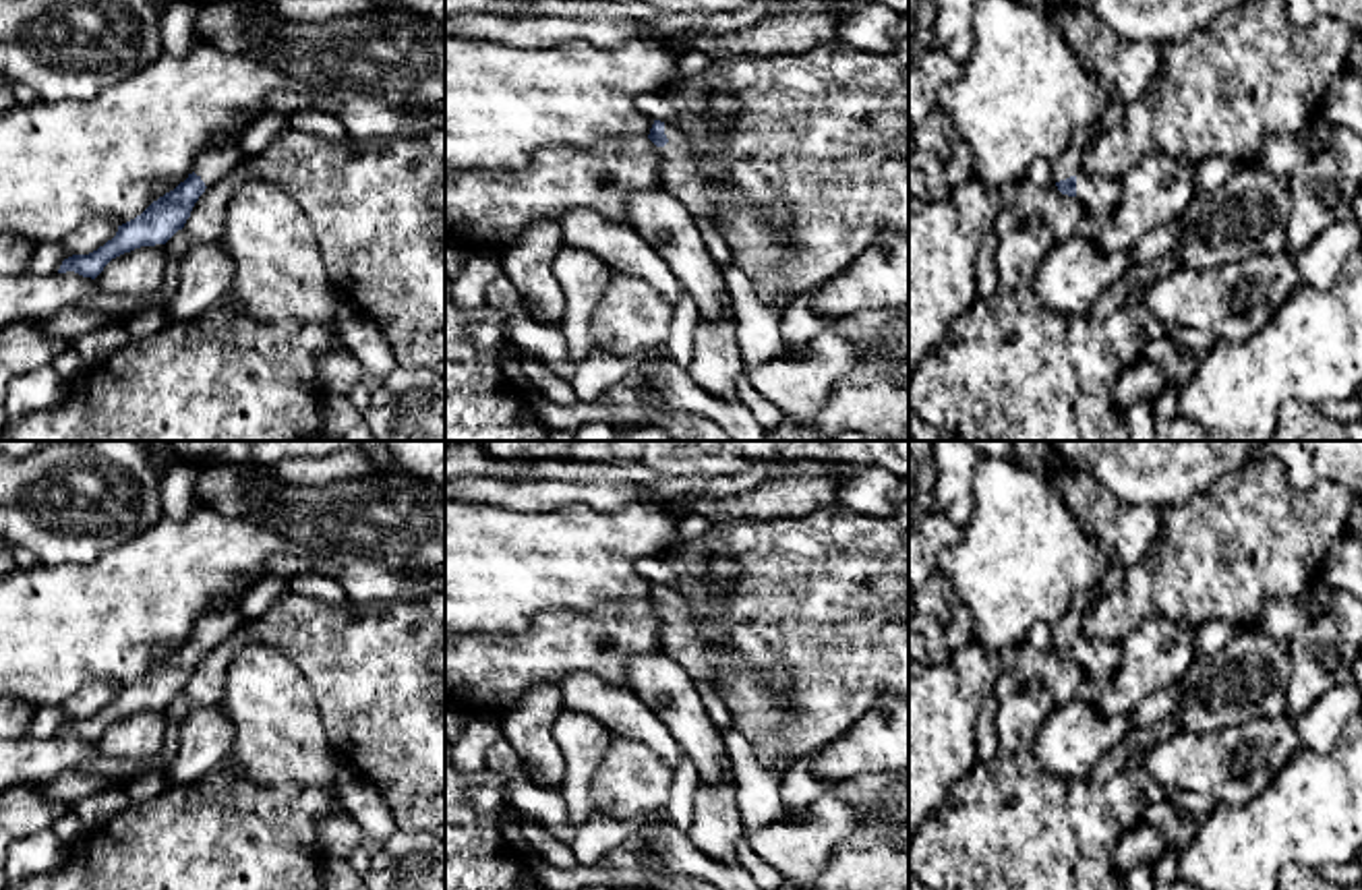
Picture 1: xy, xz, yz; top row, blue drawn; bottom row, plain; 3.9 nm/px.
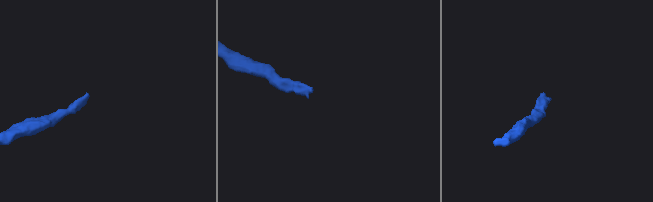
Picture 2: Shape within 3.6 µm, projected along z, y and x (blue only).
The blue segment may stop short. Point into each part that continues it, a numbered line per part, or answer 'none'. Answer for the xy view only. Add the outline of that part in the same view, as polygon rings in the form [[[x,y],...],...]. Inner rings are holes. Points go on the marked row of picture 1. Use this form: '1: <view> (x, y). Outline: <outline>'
1: xy (222, 158). Outline: [[[240,132],[236,137],[219,137],[199,155],[193,172],[205,182],[205,186],[236,174],[246,166],[250,157],[238,149],[238,137]]]

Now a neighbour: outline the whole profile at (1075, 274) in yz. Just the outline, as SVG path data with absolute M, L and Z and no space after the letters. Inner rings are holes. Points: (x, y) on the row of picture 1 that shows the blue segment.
M1074 236L1045 257L1035 277L1035 292L1056 313L1085 315L1107 288L1132 269L1132 248L1101 253L1093 238Z

